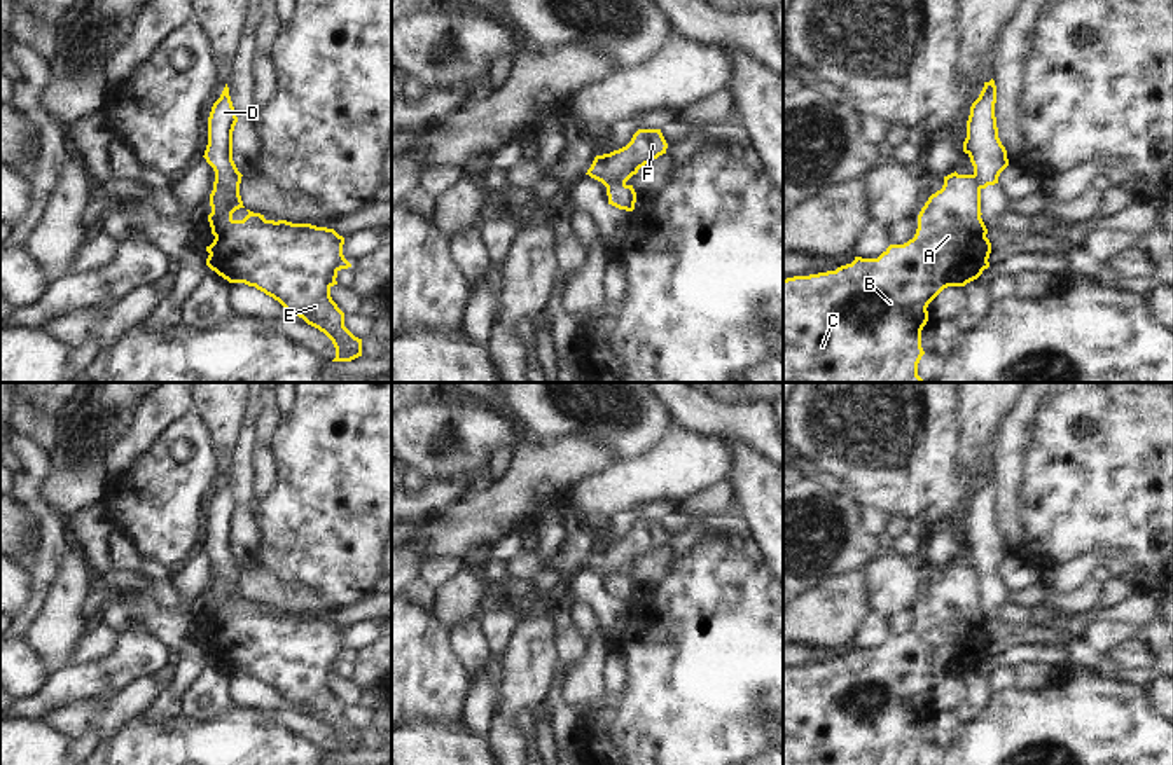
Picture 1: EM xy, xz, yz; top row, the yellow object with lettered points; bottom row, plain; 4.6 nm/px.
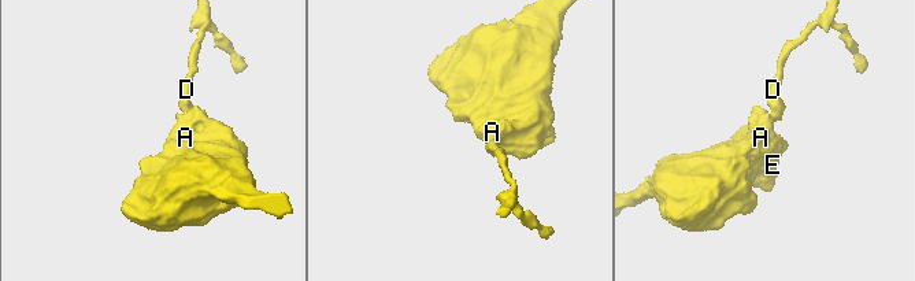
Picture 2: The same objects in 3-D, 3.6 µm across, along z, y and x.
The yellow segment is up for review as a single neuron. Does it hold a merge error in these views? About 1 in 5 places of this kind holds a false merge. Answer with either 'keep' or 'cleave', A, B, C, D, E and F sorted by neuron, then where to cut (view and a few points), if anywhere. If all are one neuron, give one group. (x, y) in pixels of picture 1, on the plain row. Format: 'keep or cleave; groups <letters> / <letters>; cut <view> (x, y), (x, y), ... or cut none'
cleave; groups A B C E F / D; cut xy (215, 568), (238, 582)

